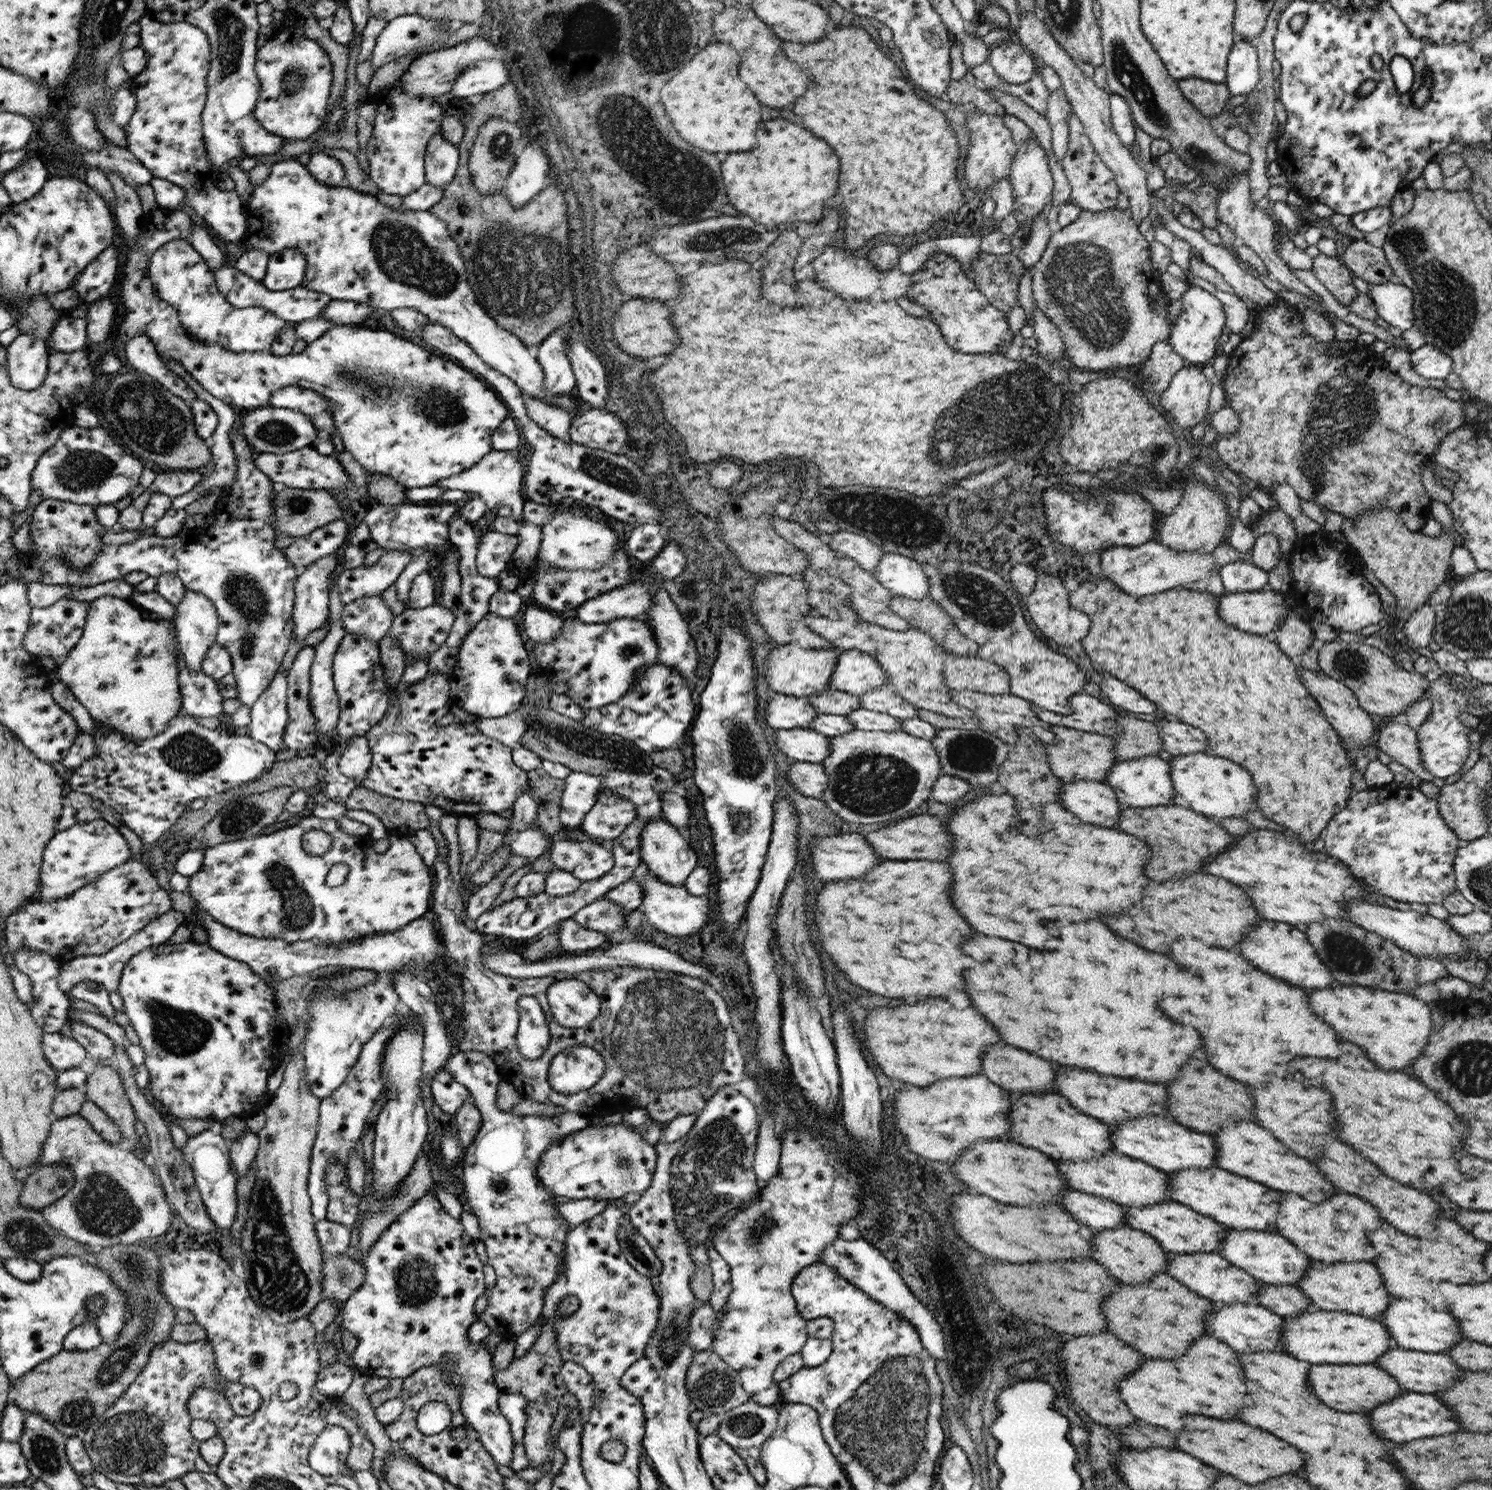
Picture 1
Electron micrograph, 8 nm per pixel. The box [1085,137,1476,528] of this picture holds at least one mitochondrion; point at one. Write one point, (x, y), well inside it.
(1342, 413)

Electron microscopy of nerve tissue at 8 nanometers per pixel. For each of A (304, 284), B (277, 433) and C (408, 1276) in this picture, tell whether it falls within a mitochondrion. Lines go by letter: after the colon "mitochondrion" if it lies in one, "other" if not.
A: other
B: mitochondrion
C: mitochondrion

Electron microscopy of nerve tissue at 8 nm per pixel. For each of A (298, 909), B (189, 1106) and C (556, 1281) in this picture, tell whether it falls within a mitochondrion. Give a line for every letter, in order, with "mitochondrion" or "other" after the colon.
A: mitochondrion
B: other
C: other

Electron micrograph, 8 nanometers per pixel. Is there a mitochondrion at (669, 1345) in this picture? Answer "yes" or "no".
yes

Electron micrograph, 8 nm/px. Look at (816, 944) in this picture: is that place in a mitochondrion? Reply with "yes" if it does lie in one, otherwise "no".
no

